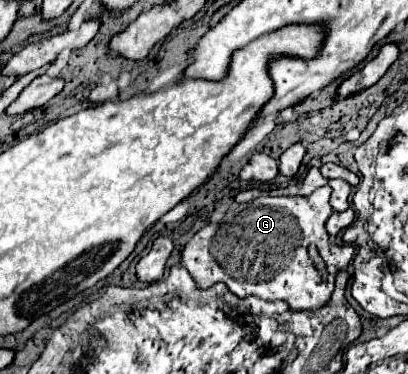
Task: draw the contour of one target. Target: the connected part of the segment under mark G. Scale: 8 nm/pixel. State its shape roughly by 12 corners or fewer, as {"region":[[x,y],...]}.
{"region":[[329,185],[259,197],[185,245],[199,289],[317,311],[355,247]]}

